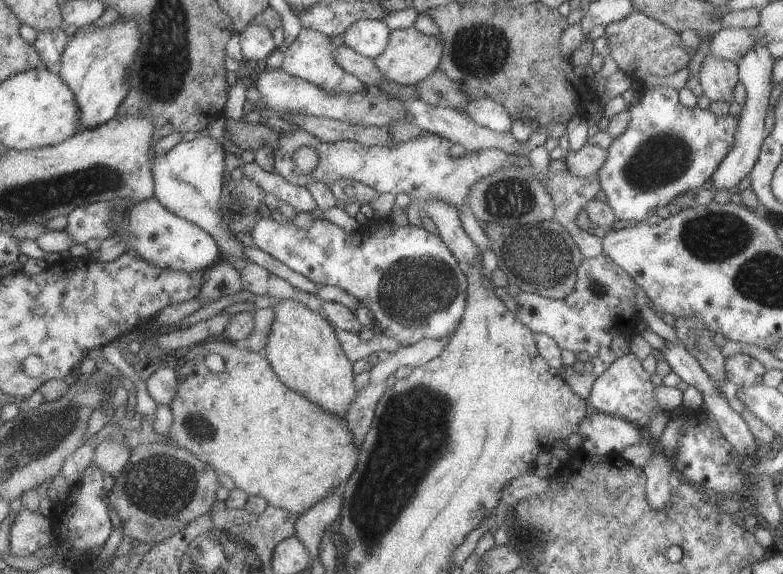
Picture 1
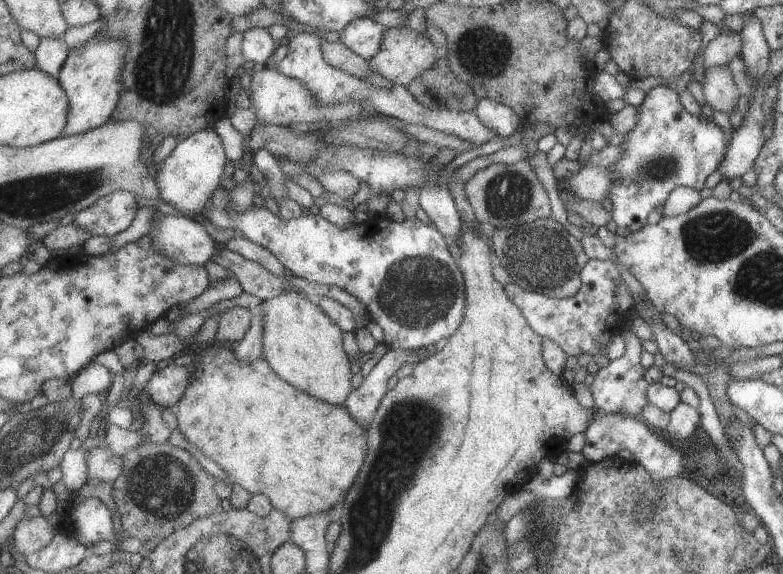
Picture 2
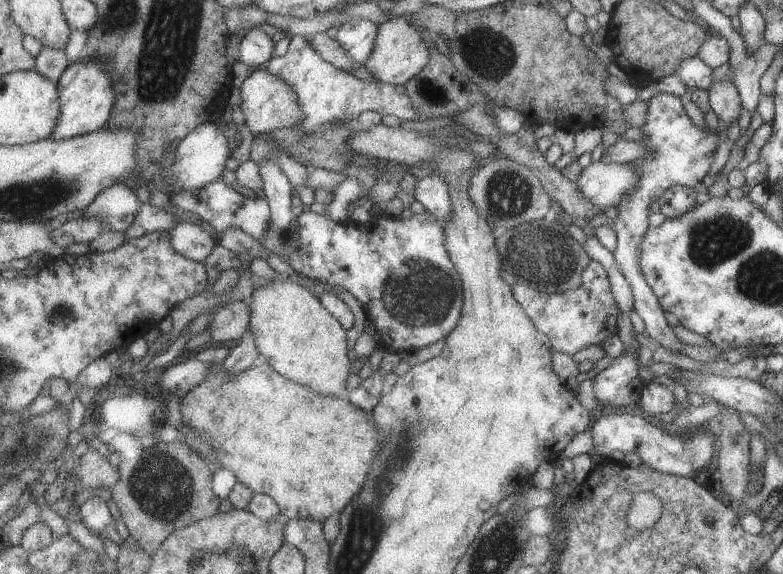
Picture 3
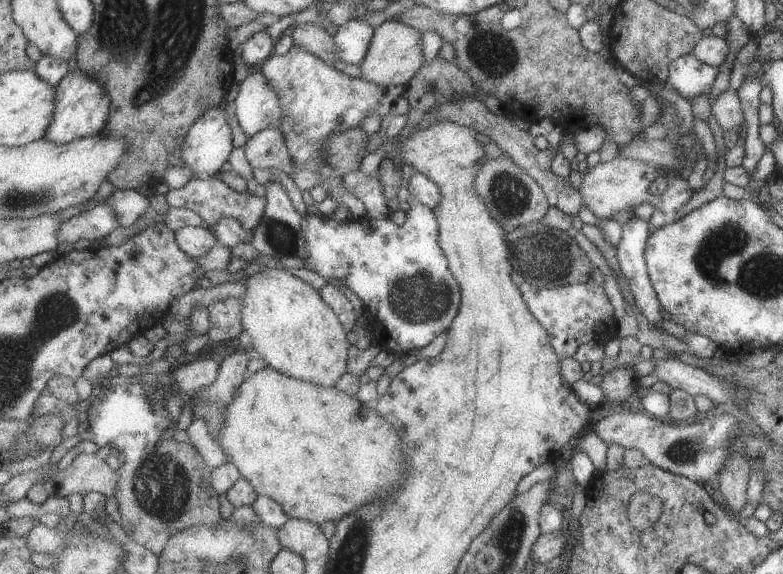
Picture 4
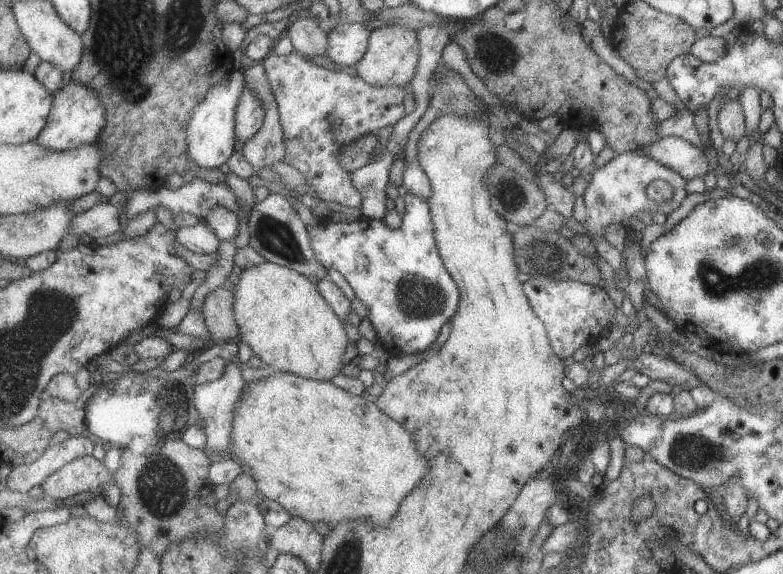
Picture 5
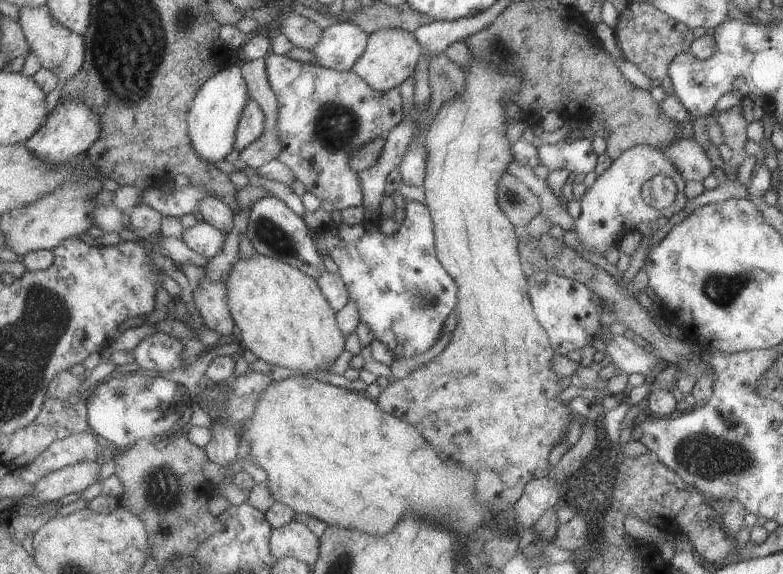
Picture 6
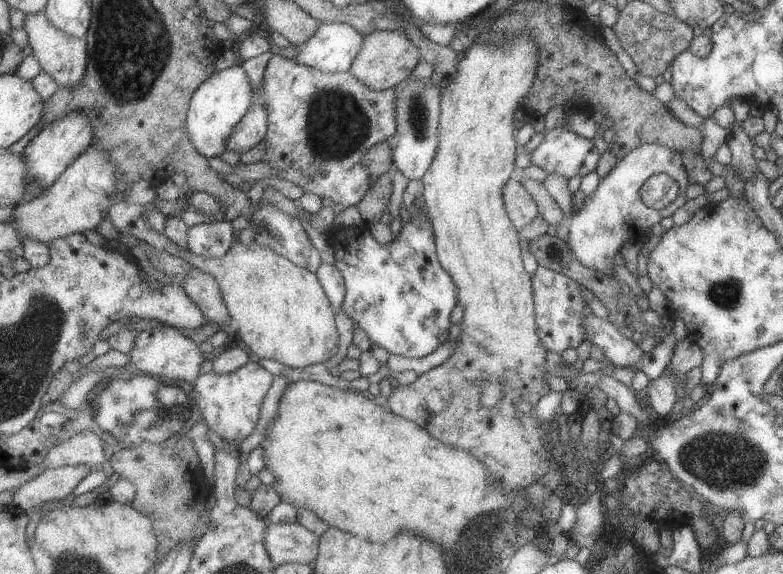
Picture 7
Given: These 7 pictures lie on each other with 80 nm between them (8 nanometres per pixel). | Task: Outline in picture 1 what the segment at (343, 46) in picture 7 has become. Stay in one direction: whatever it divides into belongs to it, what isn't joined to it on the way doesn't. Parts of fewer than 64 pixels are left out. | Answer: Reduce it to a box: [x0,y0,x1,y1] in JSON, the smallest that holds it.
[344,19,392,59]

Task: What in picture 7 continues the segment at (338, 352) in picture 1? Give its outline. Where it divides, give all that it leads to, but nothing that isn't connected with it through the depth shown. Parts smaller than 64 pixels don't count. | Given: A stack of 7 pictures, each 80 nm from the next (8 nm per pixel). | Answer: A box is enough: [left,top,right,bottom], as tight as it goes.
[179,240,339,369]

